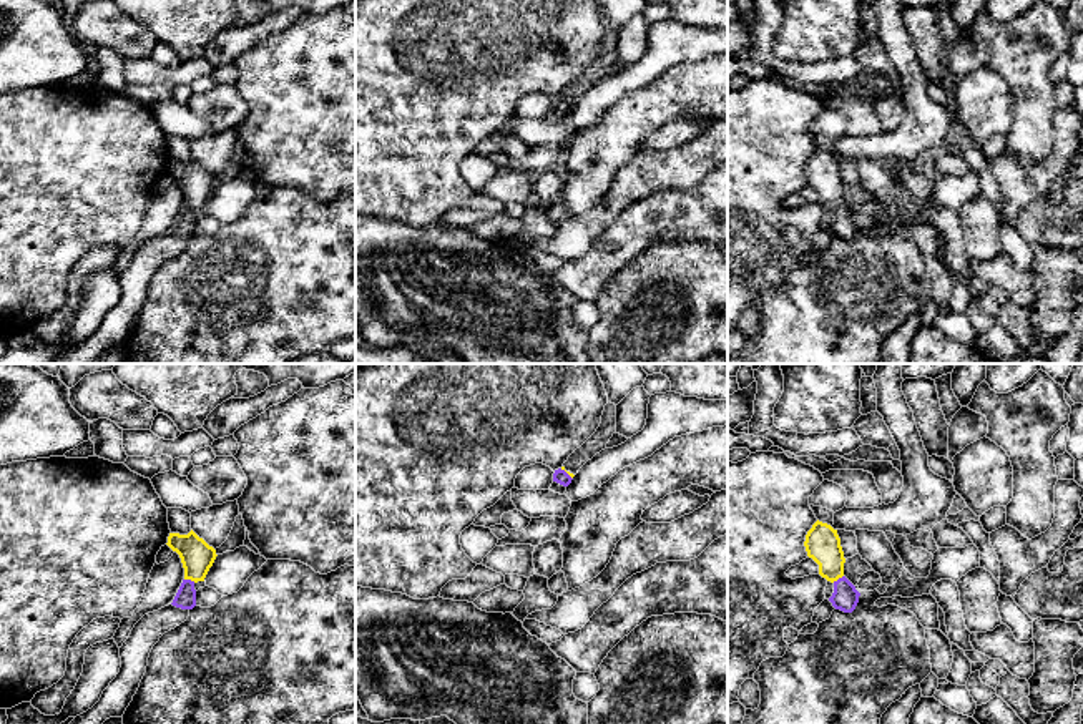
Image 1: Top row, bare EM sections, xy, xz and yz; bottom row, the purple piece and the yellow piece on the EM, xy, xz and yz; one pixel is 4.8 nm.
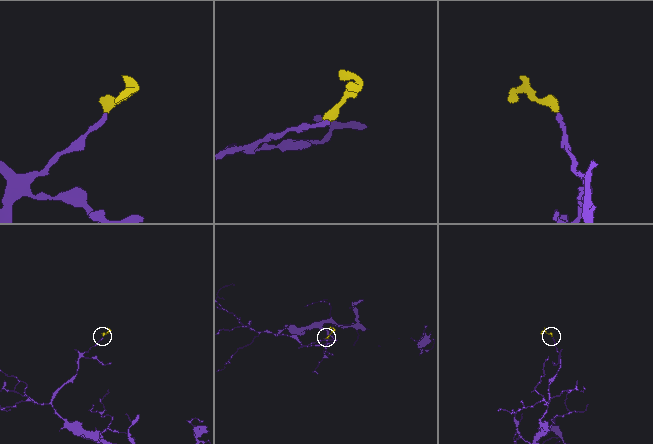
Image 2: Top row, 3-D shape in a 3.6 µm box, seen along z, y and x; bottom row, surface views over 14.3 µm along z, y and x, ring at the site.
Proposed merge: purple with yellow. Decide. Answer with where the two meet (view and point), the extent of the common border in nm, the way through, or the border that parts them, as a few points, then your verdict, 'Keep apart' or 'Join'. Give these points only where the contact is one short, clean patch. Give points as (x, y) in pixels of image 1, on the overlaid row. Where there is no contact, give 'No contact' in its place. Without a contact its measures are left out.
Touches purple at xy (190, 580). Shared border 60 nm. Path across: xy (185, 598), (190, 580), (196, 568), (196, 555). Join

